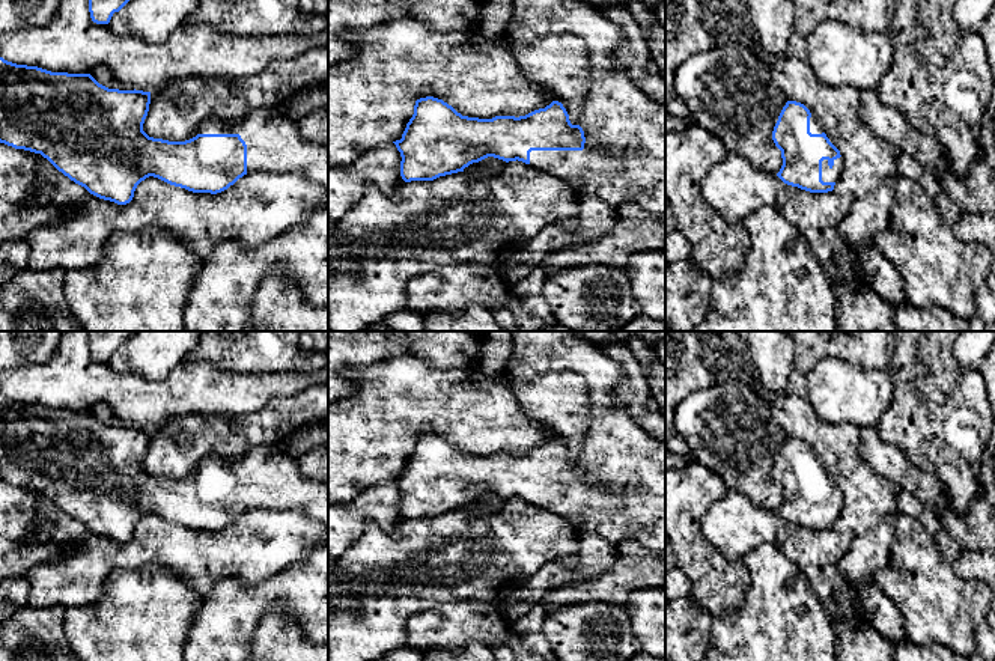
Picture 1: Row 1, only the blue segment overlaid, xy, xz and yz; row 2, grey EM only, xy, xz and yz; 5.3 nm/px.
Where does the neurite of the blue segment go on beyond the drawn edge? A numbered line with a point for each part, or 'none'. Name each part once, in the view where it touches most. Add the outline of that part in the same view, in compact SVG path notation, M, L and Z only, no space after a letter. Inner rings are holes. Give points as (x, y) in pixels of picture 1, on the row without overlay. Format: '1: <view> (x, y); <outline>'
1: xz (623, 497); M510 331L513 349L504 372L513 378L530 379L545 373L571 370L580 373L589 387L590 423L584 435L580 464L586 480L583 488L531 488L530 503L558 513L578 532L602 536L613 545L634 539L650 551L665 551L665 444L655 440L623 410L614 404L613 391L623 382L622 366L604 354L593 342L572 331Z

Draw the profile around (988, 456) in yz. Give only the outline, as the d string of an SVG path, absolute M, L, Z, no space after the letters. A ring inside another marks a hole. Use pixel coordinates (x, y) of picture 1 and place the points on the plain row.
M995 420L980 458L980 485L990 504L995 506Z

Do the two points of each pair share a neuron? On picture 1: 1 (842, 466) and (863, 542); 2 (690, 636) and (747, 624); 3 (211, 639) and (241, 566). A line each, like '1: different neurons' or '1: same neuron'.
1: same neuron
2: different neurons
3: different neurons

